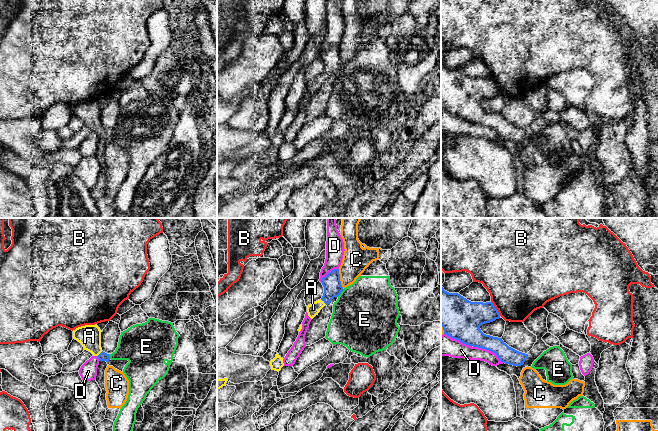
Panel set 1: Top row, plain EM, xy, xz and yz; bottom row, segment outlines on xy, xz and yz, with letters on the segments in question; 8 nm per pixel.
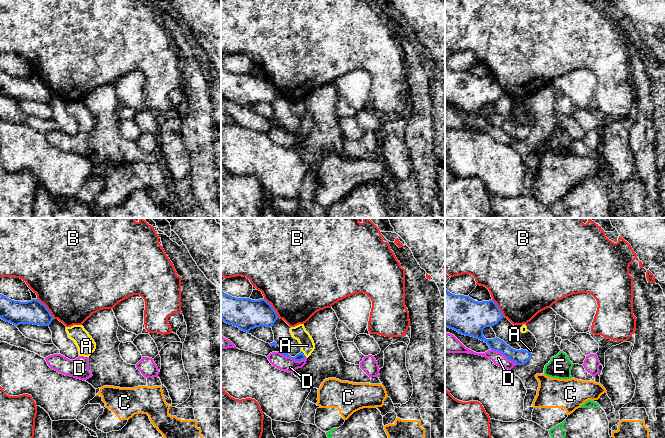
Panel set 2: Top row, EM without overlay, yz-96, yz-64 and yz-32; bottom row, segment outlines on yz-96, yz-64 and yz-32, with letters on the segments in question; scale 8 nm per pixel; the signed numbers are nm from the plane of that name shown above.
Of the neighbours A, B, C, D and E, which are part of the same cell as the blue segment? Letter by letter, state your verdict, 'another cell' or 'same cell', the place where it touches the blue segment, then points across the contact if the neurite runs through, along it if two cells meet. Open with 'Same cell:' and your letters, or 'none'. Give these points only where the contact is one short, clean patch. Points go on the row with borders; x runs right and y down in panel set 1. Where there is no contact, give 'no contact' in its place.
Same cell: A
A: same cell | xz (323, 300) | across xz (331, 282), (331, 290), (323, 300), (313, 309)
B: another cell | yz (495, 308) | along yz (491, 301), (500, 315)
C: another cell | xz (339, 278)
D: another cell | yz (489, 350)
E: another cell | xz (340, 293) | along xz (343, 289), (337, 296)

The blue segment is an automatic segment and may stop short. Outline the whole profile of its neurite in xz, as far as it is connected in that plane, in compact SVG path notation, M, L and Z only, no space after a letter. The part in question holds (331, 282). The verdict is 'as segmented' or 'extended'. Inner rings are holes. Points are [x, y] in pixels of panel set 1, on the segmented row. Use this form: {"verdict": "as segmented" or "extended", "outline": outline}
{"verdict": "extended", "outline": "M334 269L322 278L321 283L324 287L324 293L320 300L307 306L308 316L313 319L320 310L330 304L334 297L338 297L343 291L340 281L339 269Z"}

